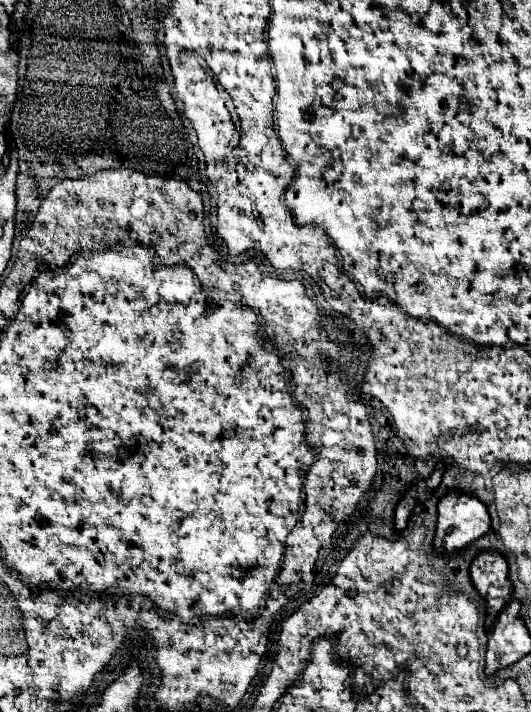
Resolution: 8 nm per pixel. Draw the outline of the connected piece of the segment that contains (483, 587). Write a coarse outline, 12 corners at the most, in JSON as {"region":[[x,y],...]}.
{"region":[[479,552],[471,580],[489,606],[505,606],[513,592],[501,552]]}

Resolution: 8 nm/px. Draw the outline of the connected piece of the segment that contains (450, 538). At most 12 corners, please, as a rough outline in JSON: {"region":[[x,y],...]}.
{"region":[[465,492],[439,500],[435,550],[487,534],[487,506]]}

